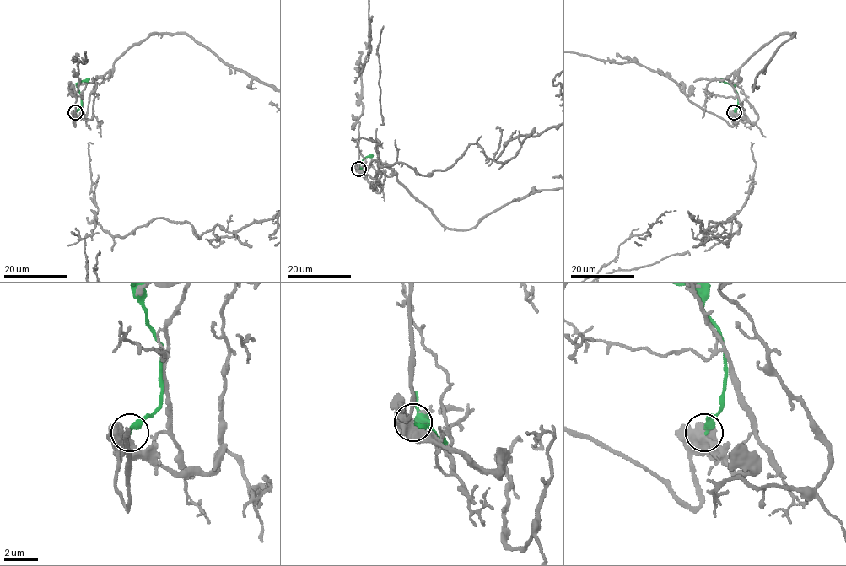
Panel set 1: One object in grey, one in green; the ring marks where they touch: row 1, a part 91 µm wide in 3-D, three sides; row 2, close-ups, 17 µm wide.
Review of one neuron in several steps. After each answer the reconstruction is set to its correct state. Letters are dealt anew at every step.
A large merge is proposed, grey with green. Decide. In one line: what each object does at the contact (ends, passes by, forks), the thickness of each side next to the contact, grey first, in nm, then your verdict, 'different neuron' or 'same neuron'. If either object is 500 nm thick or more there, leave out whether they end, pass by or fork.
850 nm thick on the grey side, 320 nm on the other; different neuron

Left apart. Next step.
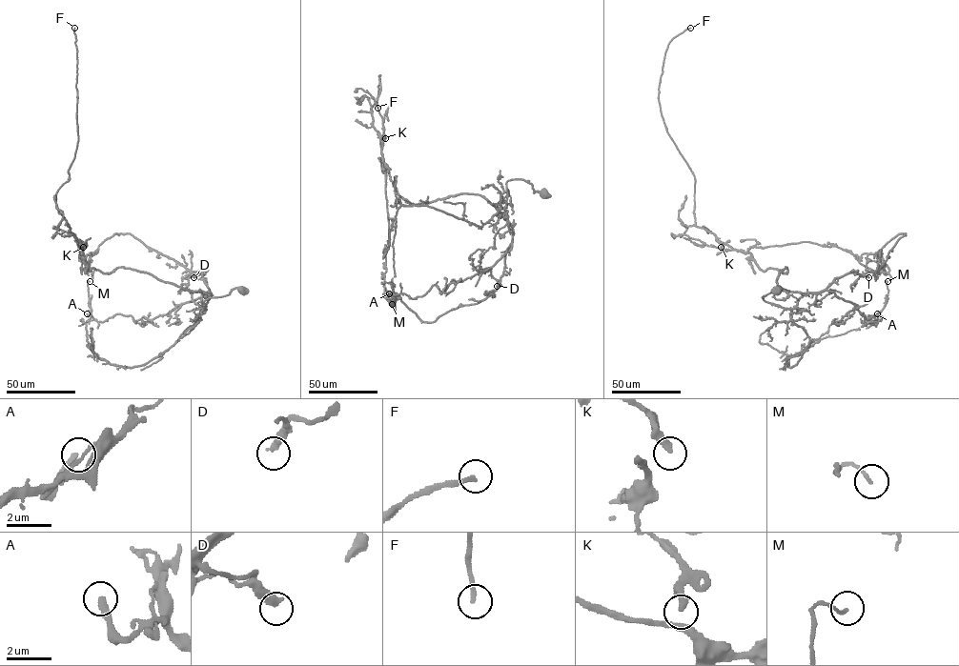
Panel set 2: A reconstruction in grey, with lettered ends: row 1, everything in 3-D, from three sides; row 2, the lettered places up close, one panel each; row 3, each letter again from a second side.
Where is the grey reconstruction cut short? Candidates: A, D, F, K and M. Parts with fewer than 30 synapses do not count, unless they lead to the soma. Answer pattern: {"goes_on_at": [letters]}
{"goes_on_at": ["F", "K"]}

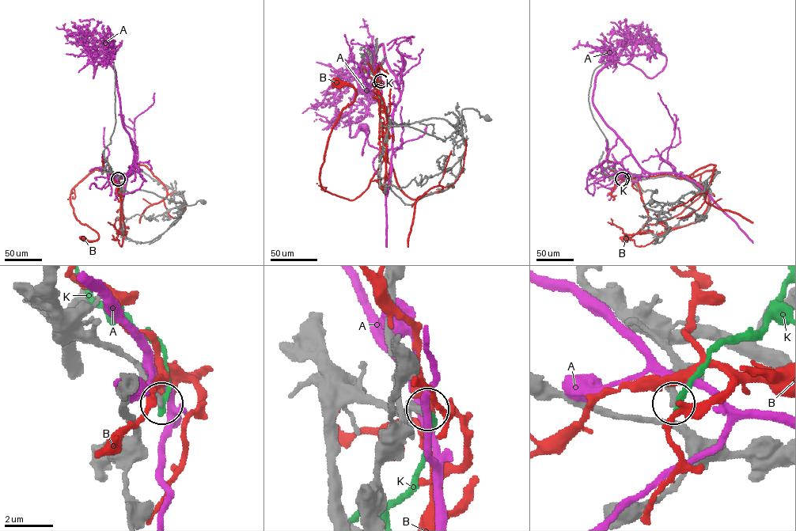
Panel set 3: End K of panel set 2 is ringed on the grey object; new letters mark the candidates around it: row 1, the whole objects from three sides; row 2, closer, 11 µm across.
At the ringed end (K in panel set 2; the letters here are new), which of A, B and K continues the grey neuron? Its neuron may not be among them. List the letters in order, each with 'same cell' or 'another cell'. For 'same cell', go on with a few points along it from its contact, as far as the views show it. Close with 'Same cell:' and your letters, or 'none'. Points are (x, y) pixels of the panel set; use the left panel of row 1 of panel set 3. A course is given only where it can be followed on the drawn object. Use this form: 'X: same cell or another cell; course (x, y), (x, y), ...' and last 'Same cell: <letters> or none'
A: another cell
B: another cell
K: another cell
Same cell: none

